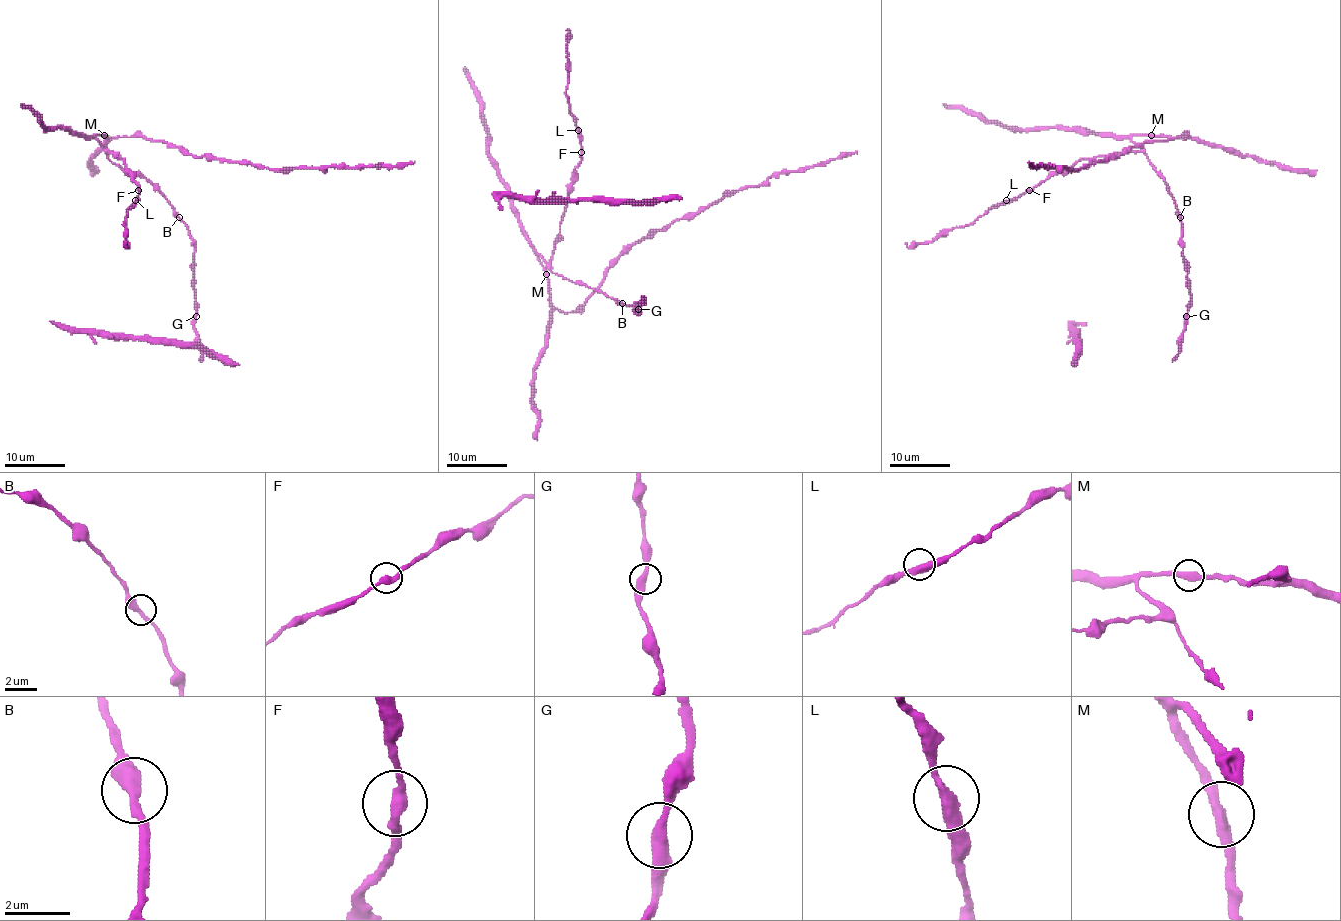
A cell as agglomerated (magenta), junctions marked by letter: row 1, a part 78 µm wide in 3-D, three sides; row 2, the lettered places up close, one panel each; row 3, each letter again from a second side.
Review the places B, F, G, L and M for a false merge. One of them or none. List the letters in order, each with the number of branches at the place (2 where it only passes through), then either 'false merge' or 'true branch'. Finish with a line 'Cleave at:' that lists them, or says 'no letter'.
B: branches 2; true branch
F: branches 2; true branch
G: branches 2; true branch
L: branches 2; true branch
M: branches 2; true branch
Cleave at: no letter

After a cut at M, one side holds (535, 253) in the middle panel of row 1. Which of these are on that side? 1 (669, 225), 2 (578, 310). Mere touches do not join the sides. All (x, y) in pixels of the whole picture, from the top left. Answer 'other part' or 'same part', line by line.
1: other part
2: other part

